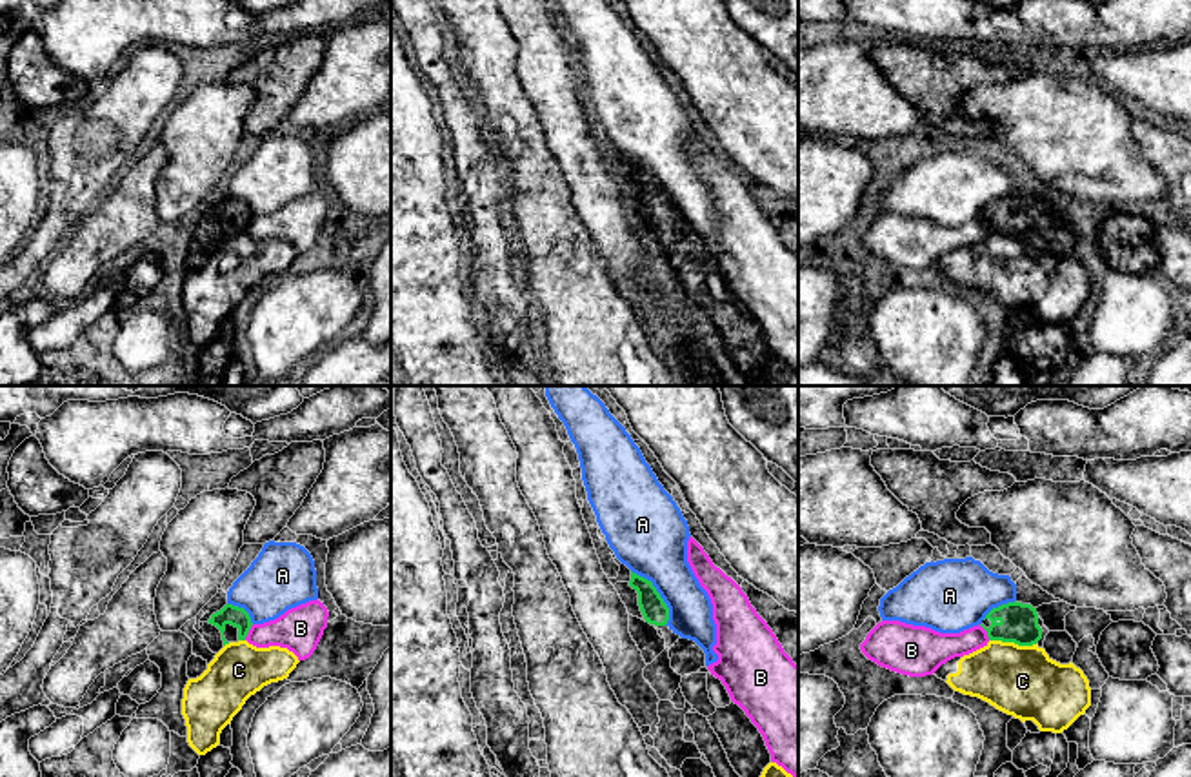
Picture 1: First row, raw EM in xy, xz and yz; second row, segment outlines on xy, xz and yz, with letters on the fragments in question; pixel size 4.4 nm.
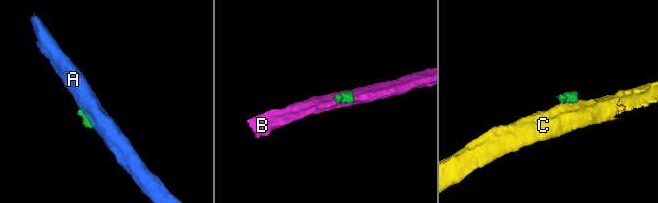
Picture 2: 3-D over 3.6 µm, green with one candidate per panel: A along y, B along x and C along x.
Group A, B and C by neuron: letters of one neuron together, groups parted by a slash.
A / B / C

